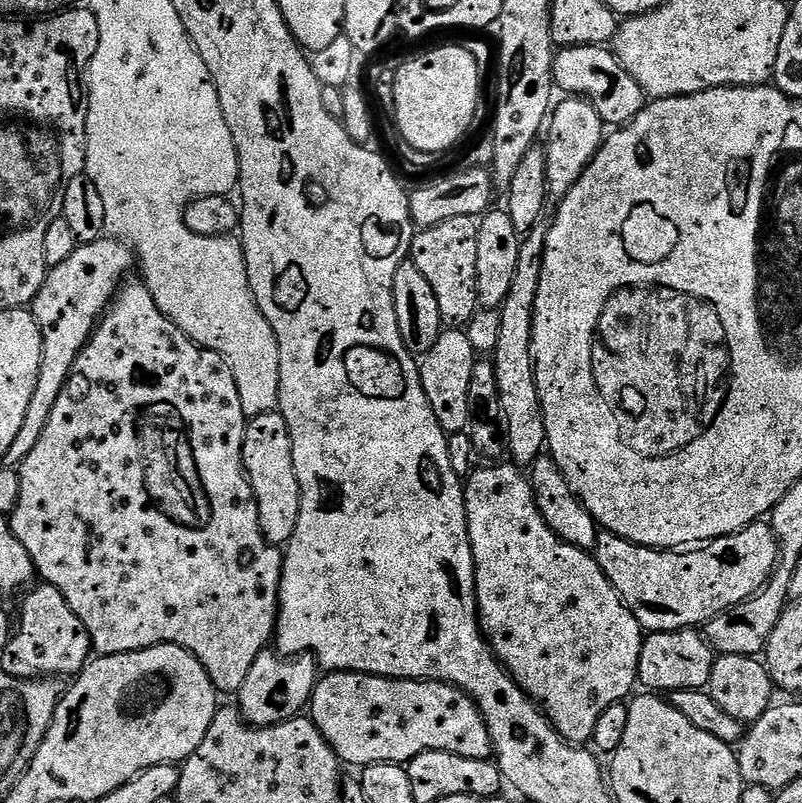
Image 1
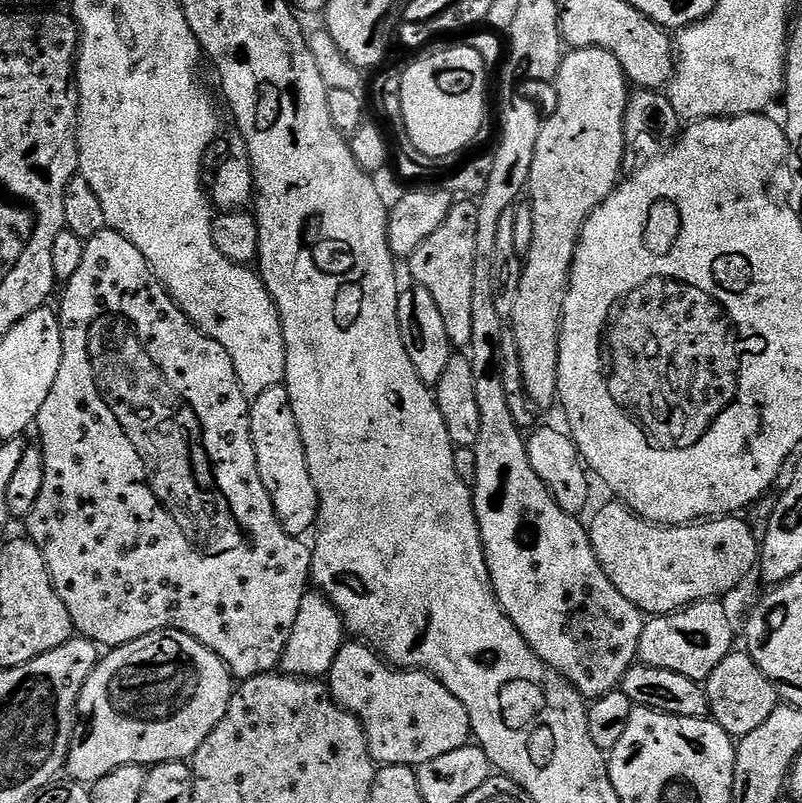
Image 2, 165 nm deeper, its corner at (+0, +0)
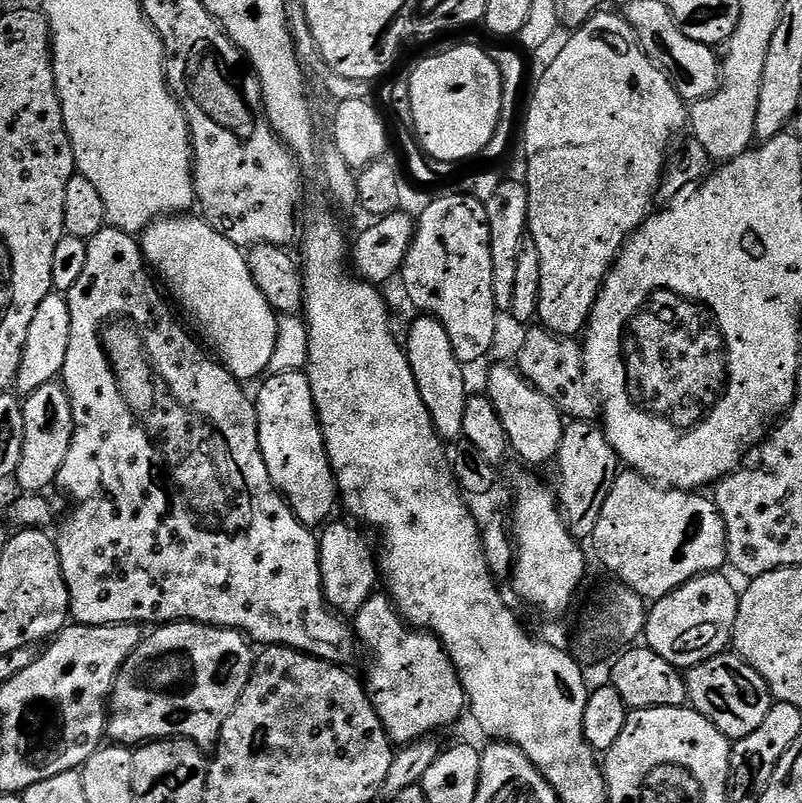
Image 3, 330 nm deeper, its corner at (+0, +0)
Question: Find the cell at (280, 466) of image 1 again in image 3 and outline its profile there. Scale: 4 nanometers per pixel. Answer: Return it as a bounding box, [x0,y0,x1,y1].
[254,371,338,529]

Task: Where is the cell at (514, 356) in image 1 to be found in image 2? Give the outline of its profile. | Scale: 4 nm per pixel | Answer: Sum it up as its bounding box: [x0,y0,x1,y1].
[510,48,630,410]

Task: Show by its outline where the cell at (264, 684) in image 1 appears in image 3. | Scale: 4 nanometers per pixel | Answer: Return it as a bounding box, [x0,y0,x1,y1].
[318,523,378,618]

